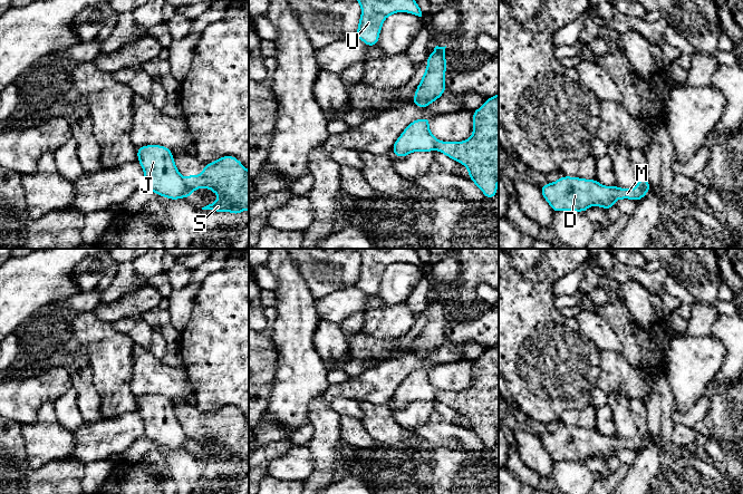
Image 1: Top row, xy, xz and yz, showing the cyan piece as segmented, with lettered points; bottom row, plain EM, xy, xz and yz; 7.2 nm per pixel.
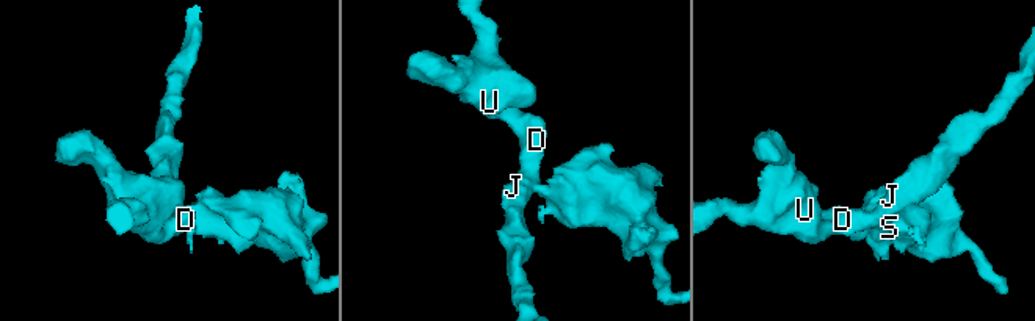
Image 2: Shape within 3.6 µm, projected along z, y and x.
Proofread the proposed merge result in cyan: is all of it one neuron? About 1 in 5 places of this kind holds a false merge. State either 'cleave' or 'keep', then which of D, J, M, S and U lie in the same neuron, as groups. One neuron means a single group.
cleave; groups D J M U / S

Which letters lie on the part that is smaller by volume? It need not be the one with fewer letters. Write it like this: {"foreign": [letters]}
{"foreign": ["S"]}

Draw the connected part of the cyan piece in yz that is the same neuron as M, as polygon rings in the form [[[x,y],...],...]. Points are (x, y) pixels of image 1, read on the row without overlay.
[[[562,426],[553,433],[541,436],[541,444],[553,462],[586,462],[589,456],[609,459],[616,449],[634,449],[639,452],[649,440],[650,434],[638,430],[634,438],[620,438],[617,435],[605,436],[596,428]]]

